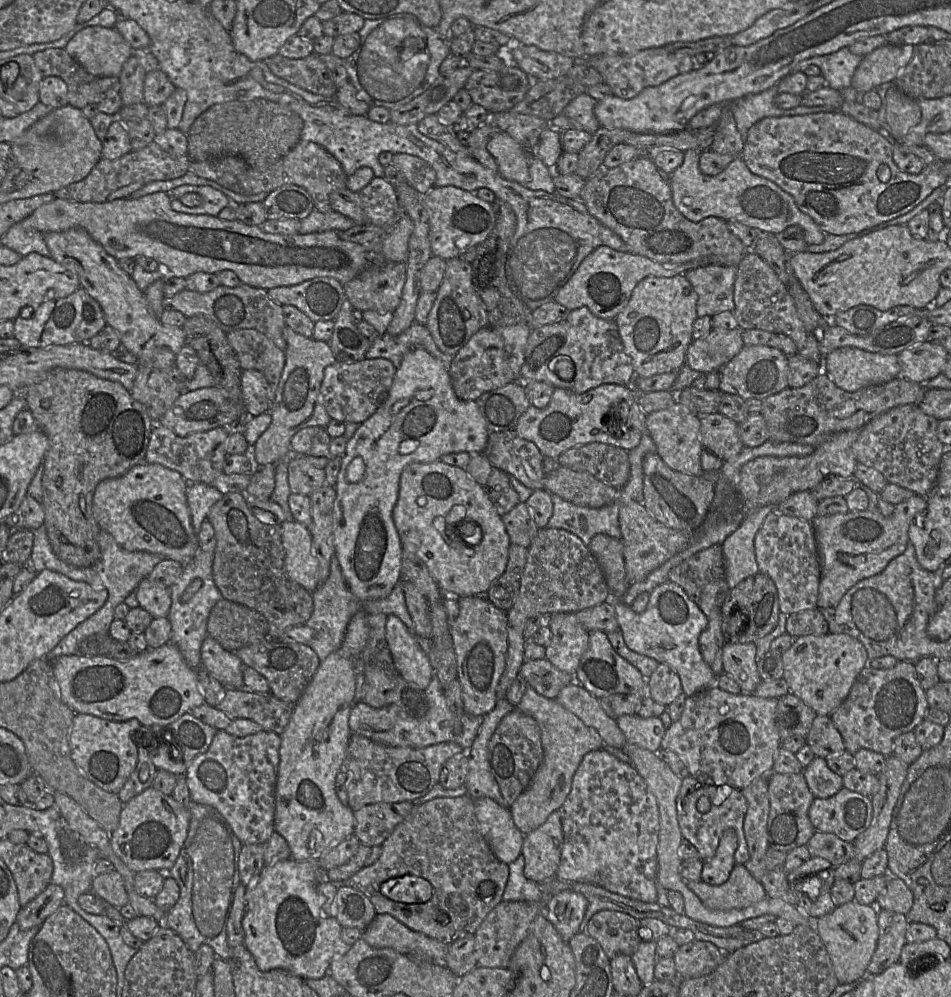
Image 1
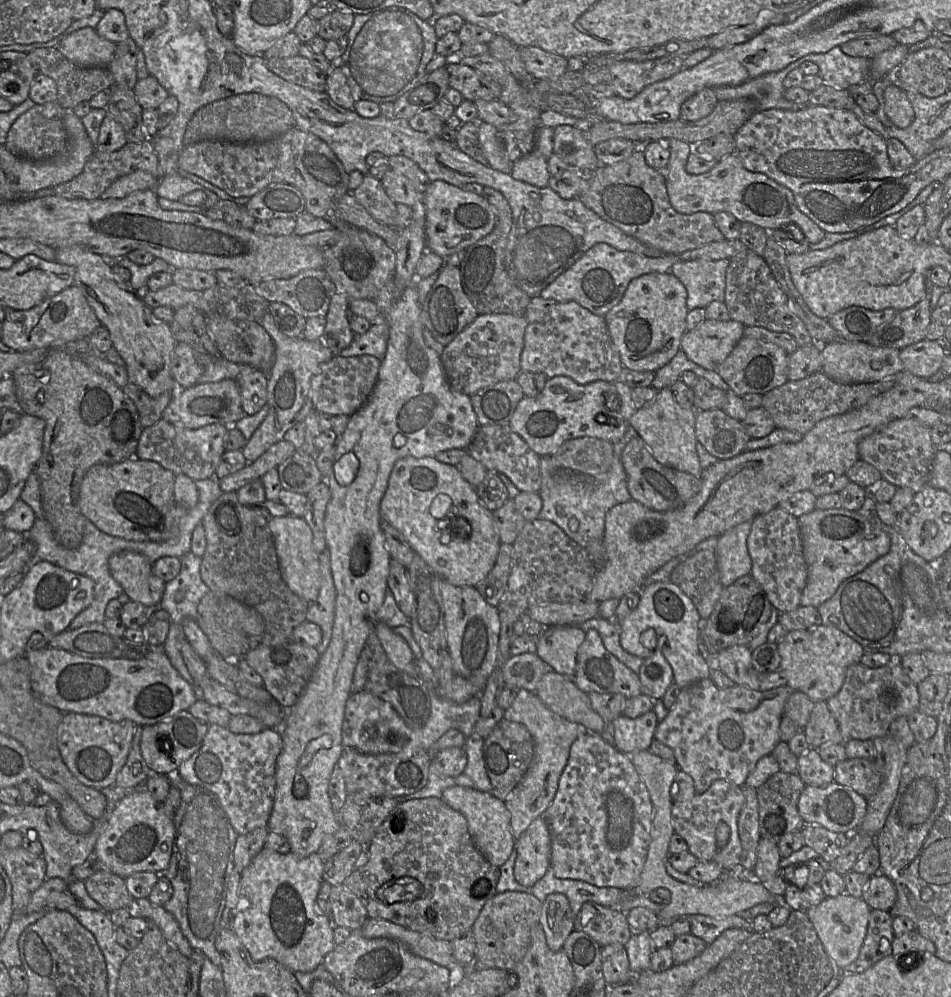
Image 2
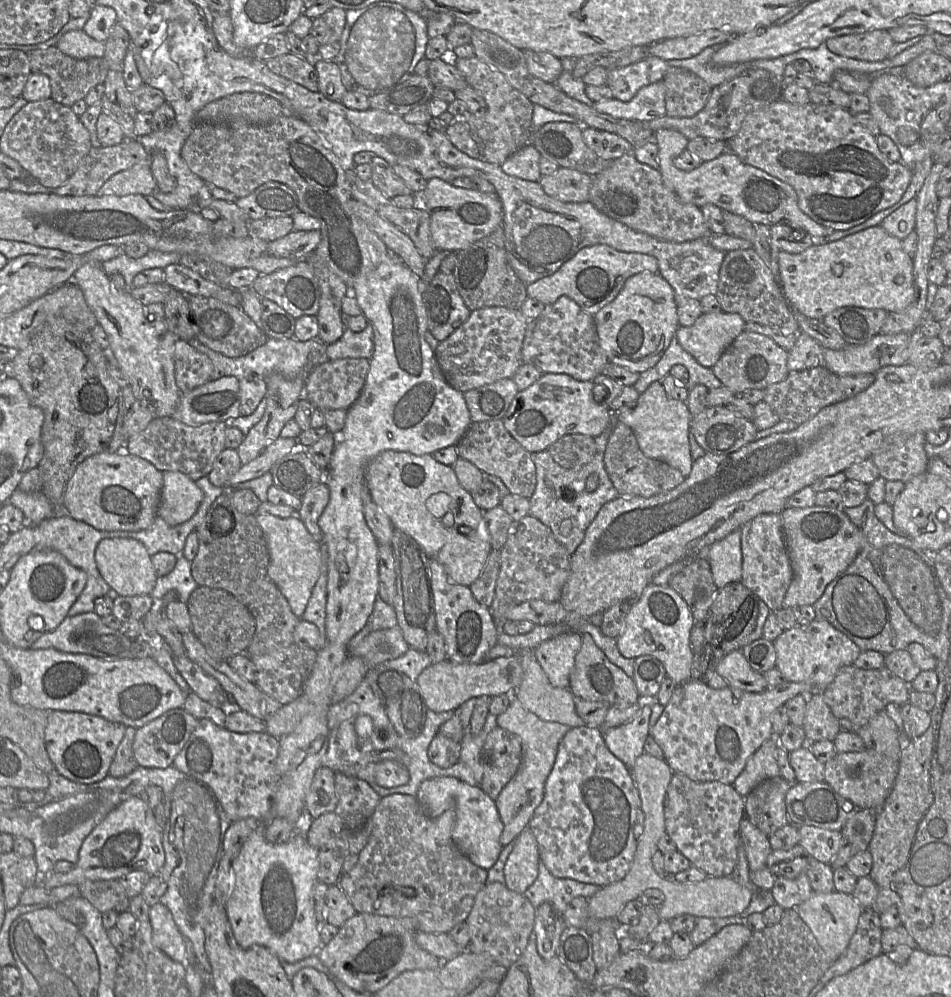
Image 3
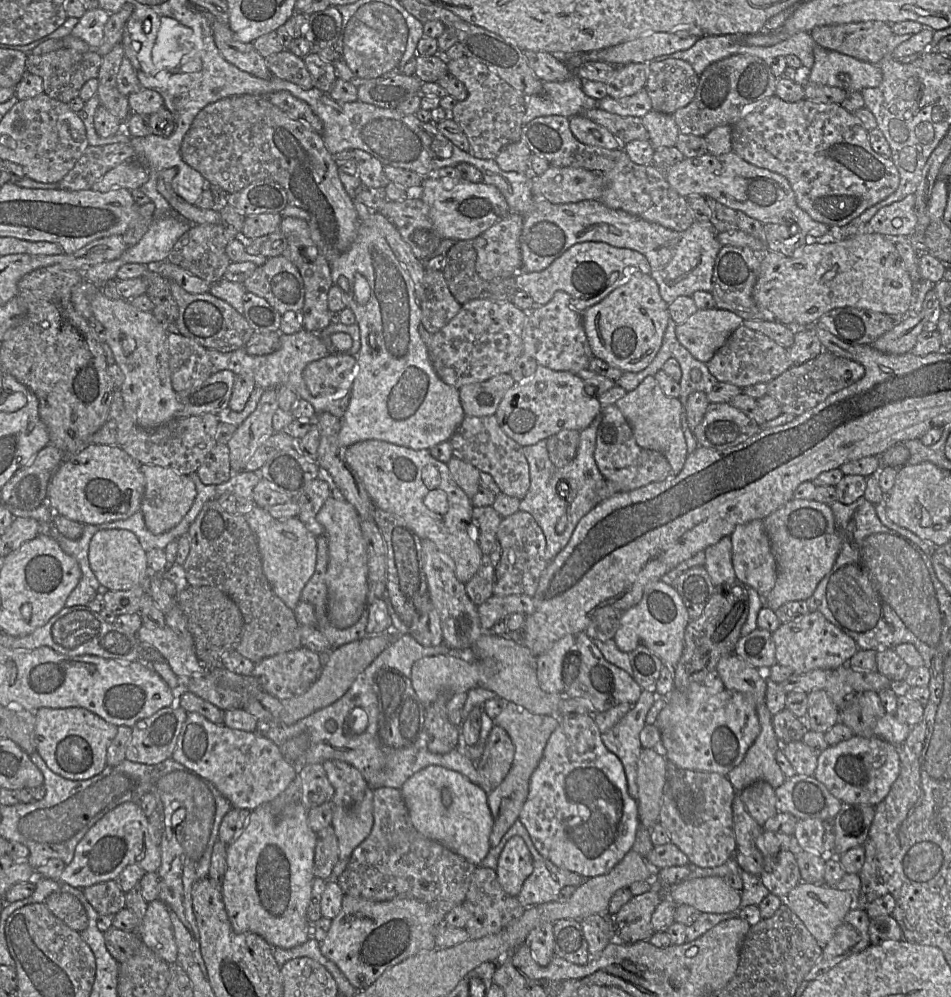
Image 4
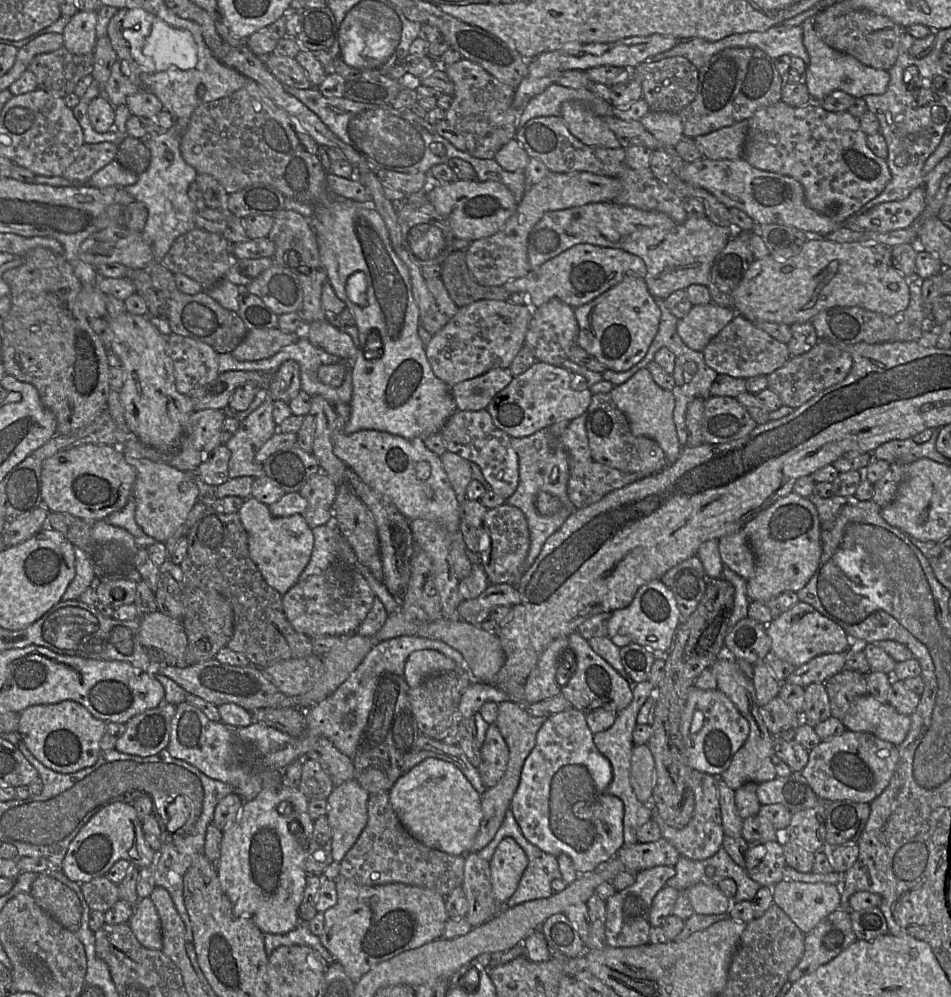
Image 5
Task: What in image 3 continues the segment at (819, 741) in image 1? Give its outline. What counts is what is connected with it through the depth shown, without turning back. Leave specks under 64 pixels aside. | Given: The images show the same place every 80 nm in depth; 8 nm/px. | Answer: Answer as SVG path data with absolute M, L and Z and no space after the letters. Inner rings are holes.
M814 691L808 696L803 729L808 742L833 741L842 730L839 720L826 703L823 692Z

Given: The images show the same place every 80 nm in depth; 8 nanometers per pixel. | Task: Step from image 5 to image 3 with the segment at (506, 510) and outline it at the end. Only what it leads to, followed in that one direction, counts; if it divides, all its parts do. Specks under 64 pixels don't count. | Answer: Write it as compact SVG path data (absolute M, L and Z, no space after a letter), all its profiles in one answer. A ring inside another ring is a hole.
M527 515L512 523L507 540L500 548L500 567L496 582L495 597L491 609L497 628L512 607L529 600L558 602L563 586L570 573L570 558L573 552L560 544L549 527Z

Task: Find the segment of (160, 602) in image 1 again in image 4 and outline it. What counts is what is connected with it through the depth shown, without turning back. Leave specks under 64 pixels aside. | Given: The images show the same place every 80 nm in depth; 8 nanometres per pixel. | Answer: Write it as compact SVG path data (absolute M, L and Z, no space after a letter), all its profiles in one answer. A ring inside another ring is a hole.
M101 529L89 543L88 559L98 582L112 591L126 591L143 587L149 593L149 574L146 552L141 547L136 535L125 529Z

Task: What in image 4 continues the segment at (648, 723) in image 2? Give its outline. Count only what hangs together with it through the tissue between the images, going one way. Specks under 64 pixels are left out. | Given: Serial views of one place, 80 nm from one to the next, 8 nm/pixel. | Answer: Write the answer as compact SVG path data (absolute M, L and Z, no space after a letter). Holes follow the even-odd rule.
M642 690L639 699L632 705L628 713L612 728L601 733L601 739L607 749L622 762L628 792L637 801L637 760L643 749L640 743L640 732L646 725L646 716L655 697L656 693L653 690Z

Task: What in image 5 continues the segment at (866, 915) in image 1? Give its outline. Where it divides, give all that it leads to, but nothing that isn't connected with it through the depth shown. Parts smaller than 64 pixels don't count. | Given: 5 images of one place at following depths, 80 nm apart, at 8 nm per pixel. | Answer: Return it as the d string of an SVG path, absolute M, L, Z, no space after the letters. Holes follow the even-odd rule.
M783 879L772 887L774 903L805 934L841 908L841 891L839 887L829 883L792 879Z

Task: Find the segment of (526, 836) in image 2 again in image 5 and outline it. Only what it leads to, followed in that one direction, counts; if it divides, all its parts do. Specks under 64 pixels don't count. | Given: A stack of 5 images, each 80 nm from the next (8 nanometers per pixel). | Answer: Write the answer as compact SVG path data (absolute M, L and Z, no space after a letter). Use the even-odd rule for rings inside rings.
M505 837L497 846L489 865L493 897L505 905L517 889L528 858L513 838Z

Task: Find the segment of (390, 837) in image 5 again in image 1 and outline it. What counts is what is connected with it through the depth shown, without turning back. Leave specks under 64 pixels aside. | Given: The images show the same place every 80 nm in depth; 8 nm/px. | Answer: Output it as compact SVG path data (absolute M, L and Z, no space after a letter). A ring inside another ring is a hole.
M471 796L460 797L448 797L448 798L434 798L426 801L420 805L416 805L410 814L399 823L388 838L381 844L381 854L379 858L371 865L363 867L352 877L350 877L345 883L346 885L361 891L372 902L377 914L389 914L397 921L405 925L411 930L420 932L432 939L435 939L444 944L450 945L456 939L466 936L468 934L474 935L480 924L483 922L489 912L503 901L503 893L506 888L506 884L509 878L509 864L501 862L493 853L489 844L478 829L477 821L475 817L474 798ZM404 875L413 875L427 880L433 887L433 894L429 901L424 903L403 903L393 901L381 893L381 886L389 879L401 877Z

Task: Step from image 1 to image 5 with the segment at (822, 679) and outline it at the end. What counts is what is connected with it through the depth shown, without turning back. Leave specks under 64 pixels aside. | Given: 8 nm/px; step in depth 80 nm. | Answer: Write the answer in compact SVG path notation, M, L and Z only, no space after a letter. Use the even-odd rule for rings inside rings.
M802 601L775 617L765 628L771 639L771 656L794 667L801 666L823 654L848 651L853 645L853 640L841 626Z

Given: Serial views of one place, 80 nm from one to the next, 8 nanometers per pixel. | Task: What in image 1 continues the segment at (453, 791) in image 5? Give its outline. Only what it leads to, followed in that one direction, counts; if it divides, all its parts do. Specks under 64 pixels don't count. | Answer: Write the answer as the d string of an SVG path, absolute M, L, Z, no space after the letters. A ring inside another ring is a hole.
M488 797L474 799L474 807L478 829L495 856L506 864L515 861L521 855L525 835L515 825L508 808Z

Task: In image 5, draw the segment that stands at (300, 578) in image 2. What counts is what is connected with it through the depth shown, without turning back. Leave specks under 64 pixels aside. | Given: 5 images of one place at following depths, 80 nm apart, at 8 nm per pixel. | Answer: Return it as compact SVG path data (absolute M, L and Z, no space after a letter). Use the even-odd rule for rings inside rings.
M253 497L244 499L237 511L248 535L248 550L266 583L280 595L284 595L298 581L308 565L314 545L314 536L301 514L277 517L271 514L268 505Z

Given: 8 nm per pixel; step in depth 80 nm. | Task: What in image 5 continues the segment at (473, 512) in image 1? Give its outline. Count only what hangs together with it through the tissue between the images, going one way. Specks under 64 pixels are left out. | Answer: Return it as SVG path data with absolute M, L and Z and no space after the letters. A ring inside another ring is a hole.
M340 403L332 406L337 417L337 426L332 434L334 454L364 483L387 498L408 520L420 518L440 524L449 537L449 553L455 575L459 580L467 577L473 564L466 554L467 547L460 530L460 500L440 457L428 450L421 438L406 439L377 430L346 434L344 427L350 416L350 405Z

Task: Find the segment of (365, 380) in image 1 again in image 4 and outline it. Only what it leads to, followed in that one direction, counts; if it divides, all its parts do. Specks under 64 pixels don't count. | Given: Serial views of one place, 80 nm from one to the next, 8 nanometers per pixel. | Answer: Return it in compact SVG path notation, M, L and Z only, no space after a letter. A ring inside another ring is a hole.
M336 353L308 364L303 378L313 396L342 398L351 391L357 371L354 357Z

